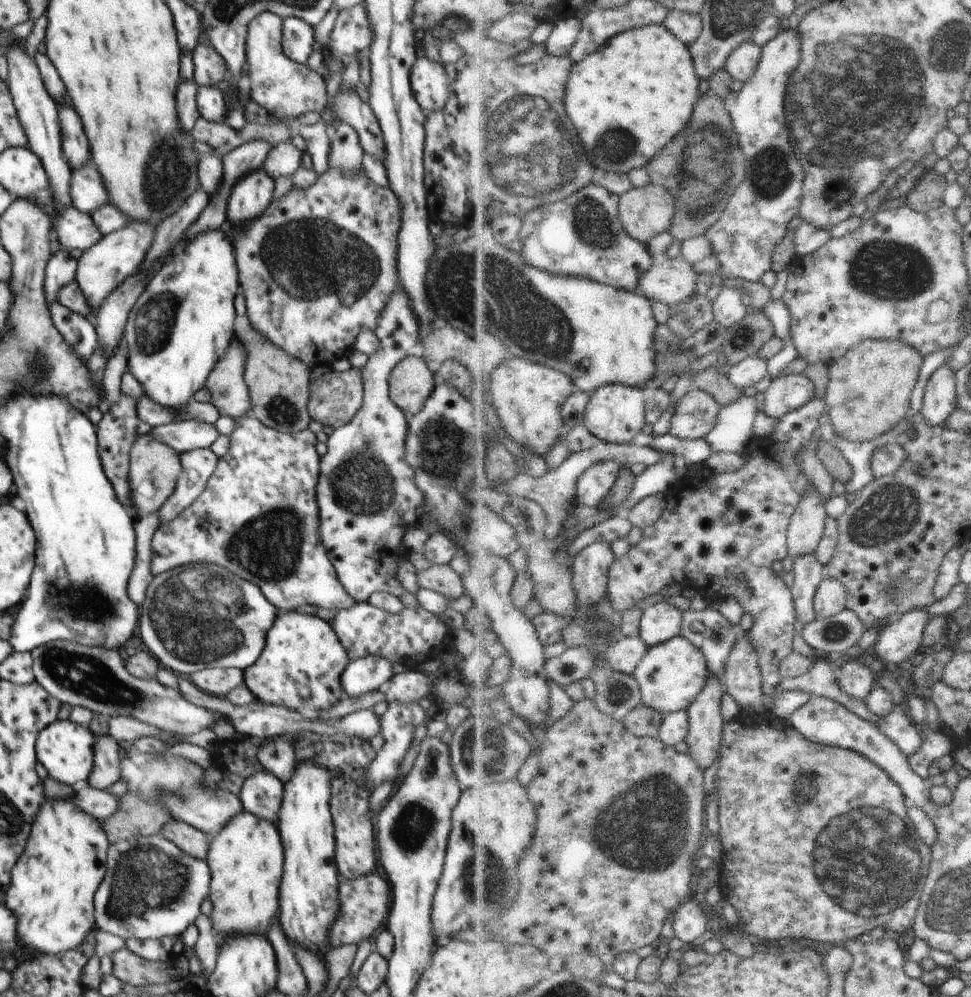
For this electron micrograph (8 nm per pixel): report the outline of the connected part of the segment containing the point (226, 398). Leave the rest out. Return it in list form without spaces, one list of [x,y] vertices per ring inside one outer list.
[[[234,336],[224,356],[214,364],[206,378],[204,388],[211,394],[211,403],[218,408],[220,416],[242,420],[252,412],[250,392],[244,380],[246,348]]]

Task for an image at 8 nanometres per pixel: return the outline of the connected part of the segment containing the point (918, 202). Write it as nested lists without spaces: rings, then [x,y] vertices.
[[[933,170],[925,172],[918,182],[918,188],[907,196],[907,204],[925,213],[940,208],[944,204],[943,194],[947,185],[946,179],[940,174],[936,174]]]

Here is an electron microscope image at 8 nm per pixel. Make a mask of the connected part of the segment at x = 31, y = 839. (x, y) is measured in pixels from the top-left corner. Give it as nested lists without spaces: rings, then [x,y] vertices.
[[[73,797],[46,798],[34,816],[4,902],[18,920],[16,936],[30,952],[60,954],[74,950],[96,928],[93,898],[106,874],[110,844],[104,823],[82,812]]]

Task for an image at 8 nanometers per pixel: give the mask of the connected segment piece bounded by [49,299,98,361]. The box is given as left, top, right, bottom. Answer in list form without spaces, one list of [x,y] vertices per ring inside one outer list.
[[[58,299],[49,305],[51,318],[58,332],[64,336],[80,360],[88,360],[98,345],[95,326],[84,316],[70,312]]]

